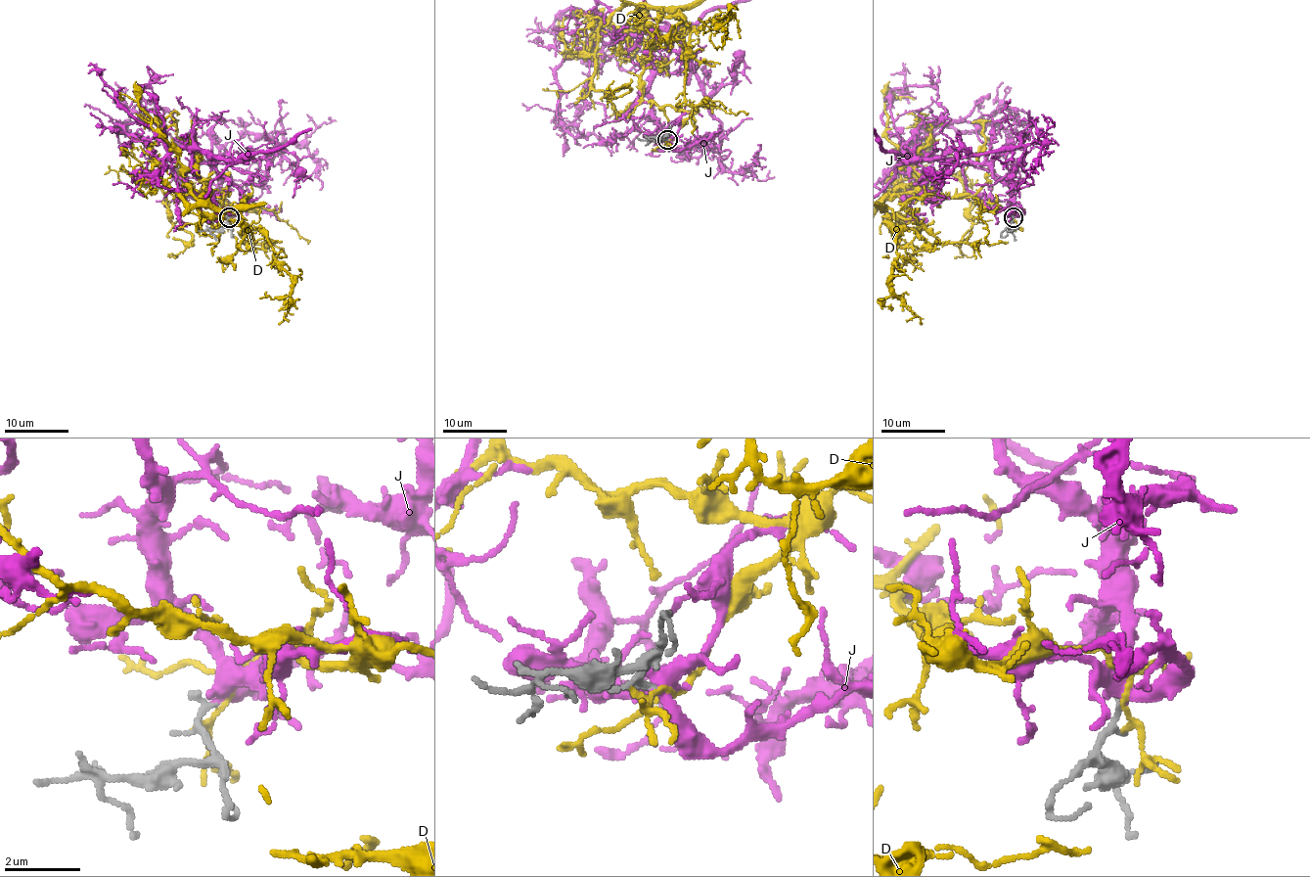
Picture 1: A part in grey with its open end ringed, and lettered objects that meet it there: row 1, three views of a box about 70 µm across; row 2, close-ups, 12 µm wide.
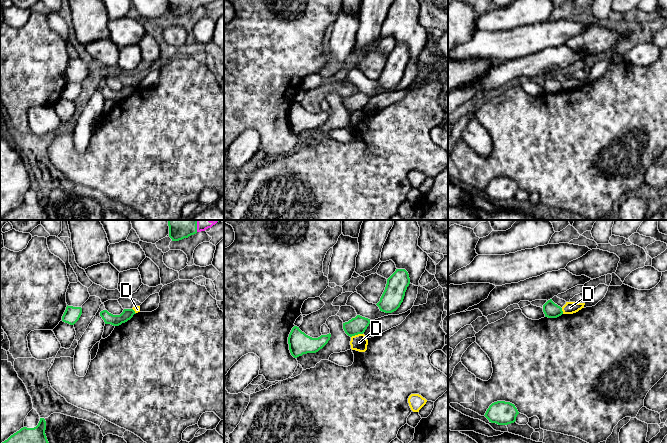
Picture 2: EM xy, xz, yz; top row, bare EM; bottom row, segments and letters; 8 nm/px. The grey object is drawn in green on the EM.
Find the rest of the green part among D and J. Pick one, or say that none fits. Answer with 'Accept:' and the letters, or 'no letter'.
Accept: J

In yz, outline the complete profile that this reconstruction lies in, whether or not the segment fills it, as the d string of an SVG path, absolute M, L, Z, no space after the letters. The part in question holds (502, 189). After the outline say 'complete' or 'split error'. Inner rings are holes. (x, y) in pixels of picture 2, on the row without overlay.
M497 177L489 182L484 192L491 199L508 201L516 197L518 190L519 188L514 180L505 177Z | complete

